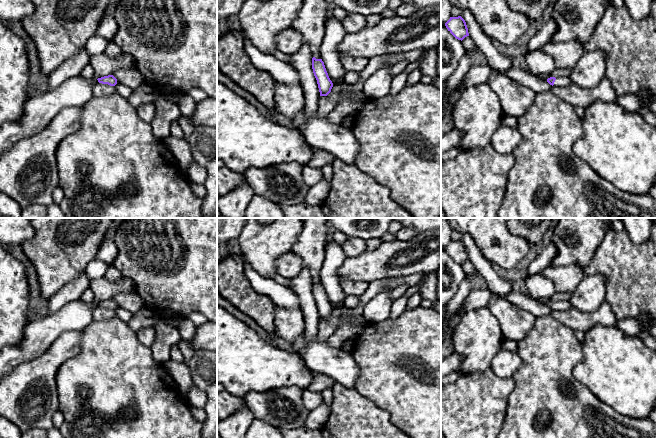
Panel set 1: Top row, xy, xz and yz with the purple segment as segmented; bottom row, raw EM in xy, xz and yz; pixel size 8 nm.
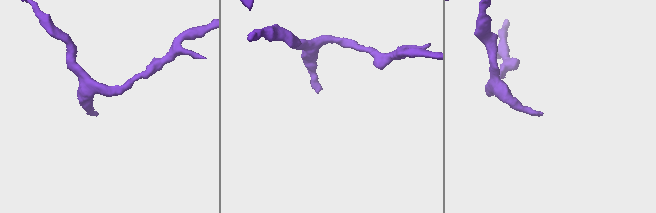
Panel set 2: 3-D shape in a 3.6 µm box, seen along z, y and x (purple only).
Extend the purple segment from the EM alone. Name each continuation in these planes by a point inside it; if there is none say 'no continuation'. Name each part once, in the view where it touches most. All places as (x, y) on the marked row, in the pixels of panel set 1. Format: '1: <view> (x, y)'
1: yz (561, 82)

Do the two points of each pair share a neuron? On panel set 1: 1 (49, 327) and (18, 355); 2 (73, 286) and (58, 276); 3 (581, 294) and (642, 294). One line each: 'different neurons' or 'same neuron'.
1: same neuron
2: different neurons
3: different neurons

